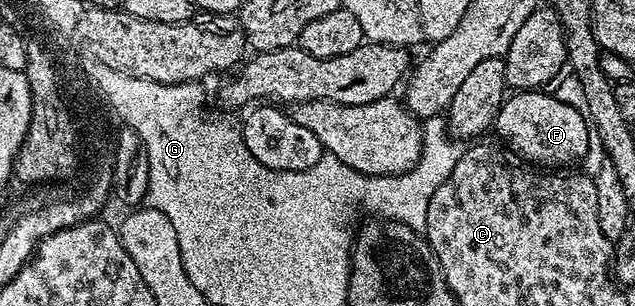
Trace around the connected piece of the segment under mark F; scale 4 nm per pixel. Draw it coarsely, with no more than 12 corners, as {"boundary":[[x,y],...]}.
{"boundary":[[551,92],[512,93],[493,130],[539,168],[582,163],[582,109]]}

